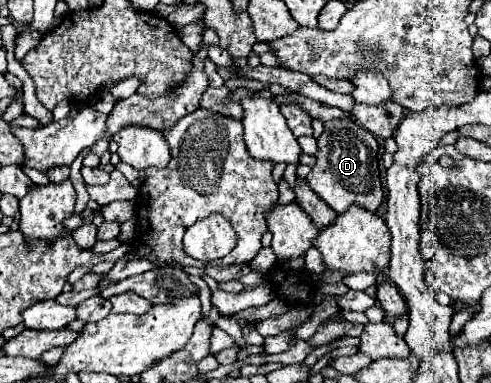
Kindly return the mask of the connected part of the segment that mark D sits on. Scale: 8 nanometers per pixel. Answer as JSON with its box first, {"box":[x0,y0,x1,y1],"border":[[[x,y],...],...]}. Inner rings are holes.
{"box":[307,118,383,212],"border":[[[353,118],[327,120],[323,134],[317,140],[317,162],[307,176],[307,184],[317,192],[335,212],[345,212],[351,204],[359,204],[367,210],[379,210],[383,202],[383,190],[377,168],[377,140],[371,132],[361,128]]]}

